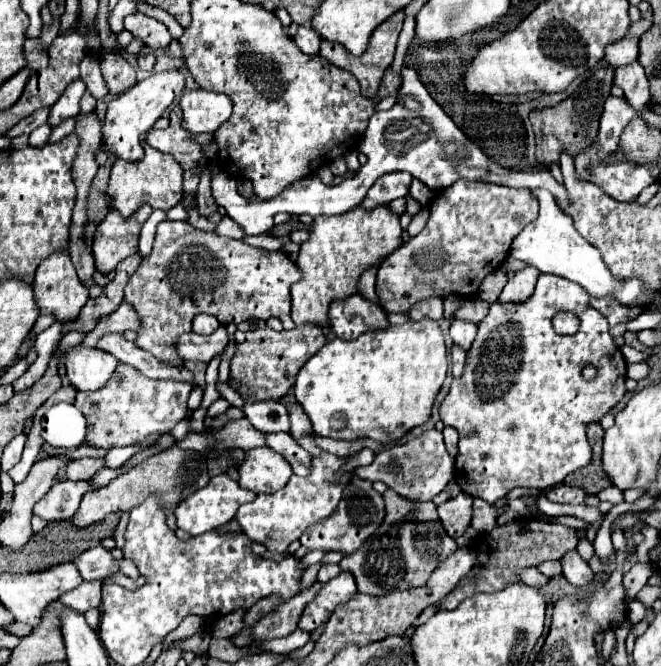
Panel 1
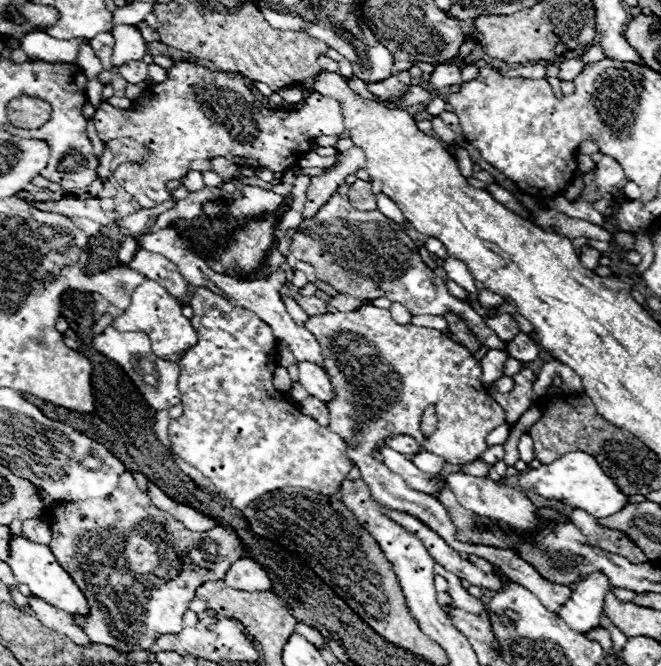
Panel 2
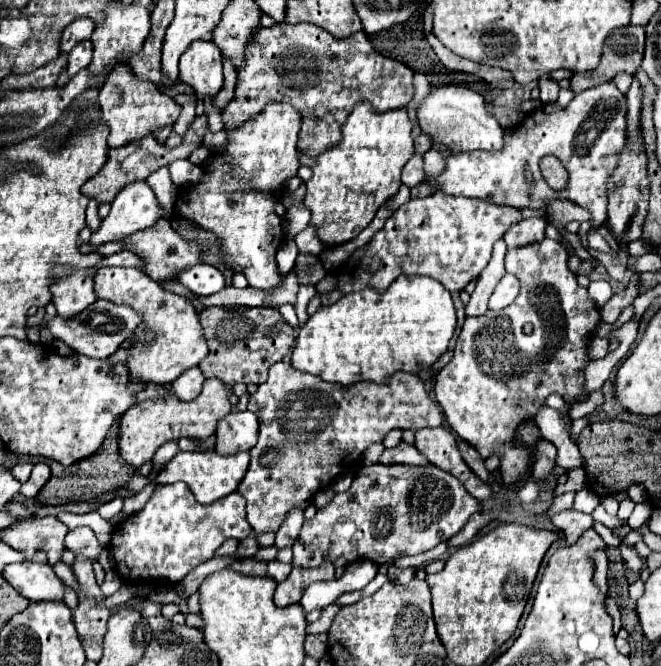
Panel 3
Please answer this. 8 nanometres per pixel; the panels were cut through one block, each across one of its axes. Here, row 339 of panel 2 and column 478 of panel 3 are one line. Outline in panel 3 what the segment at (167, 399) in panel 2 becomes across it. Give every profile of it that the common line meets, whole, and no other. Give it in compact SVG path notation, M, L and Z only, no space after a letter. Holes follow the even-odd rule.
M444 86L436 88L420 106L418 106L418 122L424 132L428 132L432 138L442 138L446 146L454 146L454 150L500 150L502 148L502 126L486 112L484 98L468 88L460 86Z

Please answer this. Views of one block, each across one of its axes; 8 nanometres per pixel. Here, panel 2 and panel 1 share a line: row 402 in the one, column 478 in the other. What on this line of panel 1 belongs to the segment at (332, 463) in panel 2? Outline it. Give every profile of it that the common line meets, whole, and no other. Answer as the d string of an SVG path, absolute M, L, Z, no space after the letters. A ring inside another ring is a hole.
M458 180L450 190L442 190L438 198L430 204L430 220L426 228L410 238L406 244L402 244L396 252L392 252L378 268L376 276L376 294L380 300L380 306L386 312L408 312L416 302L438 296L446 298L450 294L460 298L476 296L480 290L482 280L498 270L502 262L510 254L512 240L522 232L522 228L538 218L538 198L530 190L514 190L506 186L496 184L484 184L484 182L470 182L470 180Z

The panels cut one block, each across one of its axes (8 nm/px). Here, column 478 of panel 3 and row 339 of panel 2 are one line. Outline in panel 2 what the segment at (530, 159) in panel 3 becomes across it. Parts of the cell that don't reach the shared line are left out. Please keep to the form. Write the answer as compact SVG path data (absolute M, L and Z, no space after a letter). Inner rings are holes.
M150 280L142 282L134 290L130 306L124 310L122 316L114 318L112 328L116 328L118 332L146 332L152 340L154 354L160 358L164 358L166 354L188 350L198 342L198 334L192 328L192 322L182 316L180 302L170 298L170 294L158 282L150 282Z

